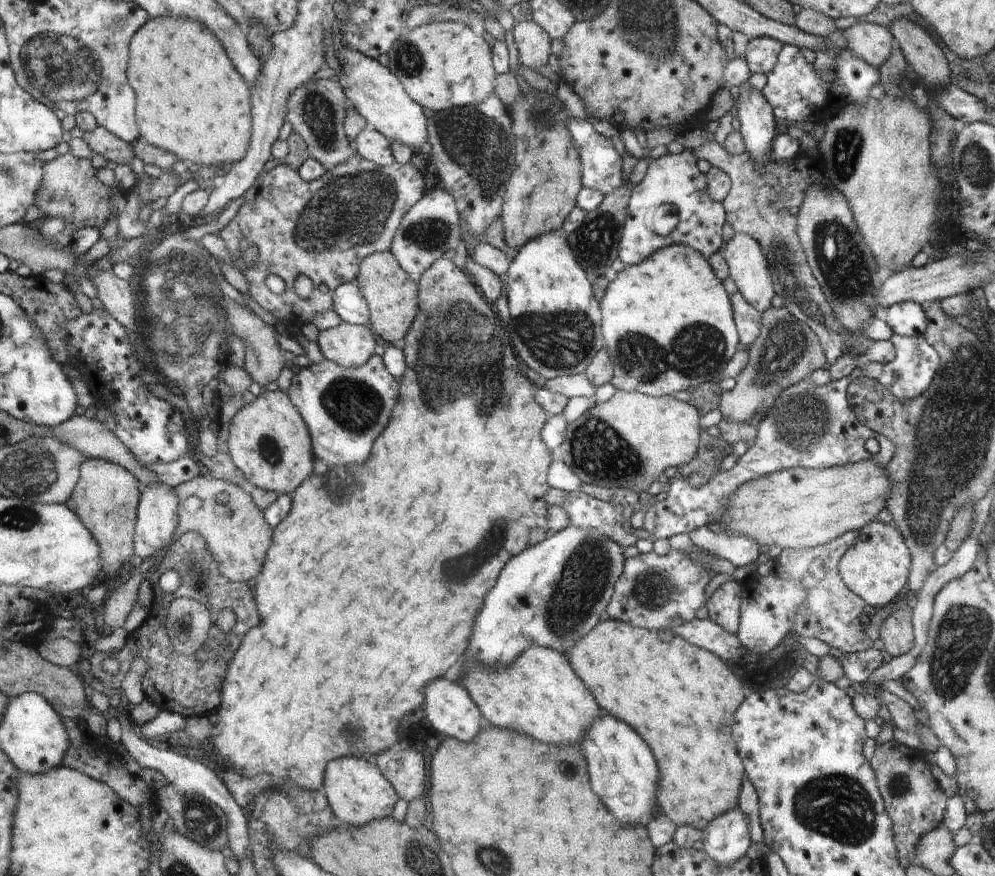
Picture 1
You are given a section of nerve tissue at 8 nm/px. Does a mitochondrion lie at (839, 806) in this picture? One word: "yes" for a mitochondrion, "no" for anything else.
yes

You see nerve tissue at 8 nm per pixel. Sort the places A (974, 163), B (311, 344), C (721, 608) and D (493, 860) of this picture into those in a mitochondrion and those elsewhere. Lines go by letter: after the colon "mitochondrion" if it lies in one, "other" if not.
A: mitochondrion
B: other
C: other
D: mitochondrion

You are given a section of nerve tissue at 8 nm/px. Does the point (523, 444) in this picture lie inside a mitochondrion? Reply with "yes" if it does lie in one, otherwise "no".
no

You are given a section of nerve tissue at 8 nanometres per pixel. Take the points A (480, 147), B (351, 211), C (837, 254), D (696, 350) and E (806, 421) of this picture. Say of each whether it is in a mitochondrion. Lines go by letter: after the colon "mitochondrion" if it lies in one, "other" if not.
A: mitochondrion
B: mitochondrion
C: mitochondrion
D: mitochondrion
E: mitochondrion

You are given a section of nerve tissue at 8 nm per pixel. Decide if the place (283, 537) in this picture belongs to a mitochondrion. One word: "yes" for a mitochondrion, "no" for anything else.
no

